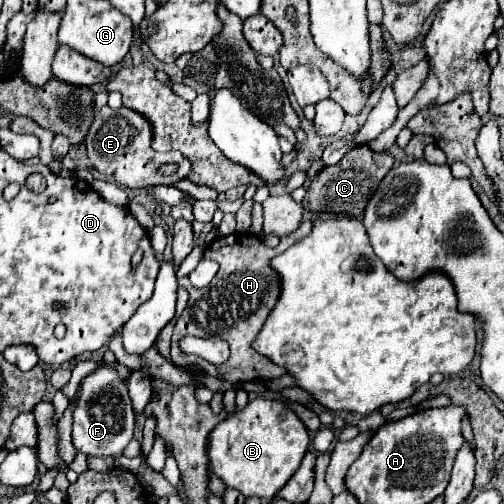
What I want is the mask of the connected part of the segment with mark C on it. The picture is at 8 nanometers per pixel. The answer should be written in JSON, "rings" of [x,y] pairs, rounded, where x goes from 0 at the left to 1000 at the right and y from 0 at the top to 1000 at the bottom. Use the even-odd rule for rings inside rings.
{"rings":[[[730,292],[698,296],[679,312],[671,327],[643,331],[631,343],[631,351],[615,363],[615,375],[599,407],[607,419],[655,419],[655,423],[675,423],[694,431],[718,431],[726,399],[738,391],[750,363],[778,335],[778,327],[782,327],[782,312],[770,304],[746,304],[734,300]]]}

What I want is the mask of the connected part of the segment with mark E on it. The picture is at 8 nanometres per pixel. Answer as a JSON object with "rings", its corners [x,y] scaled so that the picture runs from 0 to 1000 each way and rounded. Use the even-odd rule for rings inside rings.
{"rings":[[[214,208],[187,224],[187,240],[167,276],[175,315],[183,319],[187,335],[222,351],[234,367],[246,367],[258,375],[290,375],[302,367],[341,367],[377,343],[377,319],[357,300],[313,304],[298,292],[298,280],[302,280],[302,252],[278,224],[250,212],[218,216]],[[329,323],[353,327],[353,339],[345,347],[317,343],[317,331]]]}

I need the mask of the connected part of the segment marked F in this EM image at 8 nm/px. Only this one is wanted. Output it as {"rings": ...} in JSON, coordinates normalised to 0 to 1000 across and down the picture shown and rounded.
{"rings":[[[202,724],[190,736],[175,740],[159,756],[159,788],[147,808],[147,835],[143,835],[143,883],[151,895],[167,903],[190,907],[234,907],[242,891],[254,883],[266,859],[266,819],[254,788],[254,764],[234,744],[230,728]]]}

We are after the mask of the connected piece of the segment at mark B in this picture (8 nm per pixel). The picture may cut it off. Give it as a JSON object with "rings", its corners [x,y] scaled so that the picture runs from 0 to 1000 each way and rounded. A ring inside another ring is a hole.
{"rings":[[[512,788],[488,812],[468,815],[421,851],[413,879],[417,931],[448,966],[476,974],[484,986],[508,982],[536,994],[583,942],[611,883],[611,855],[579,812],[552,796]]]}

